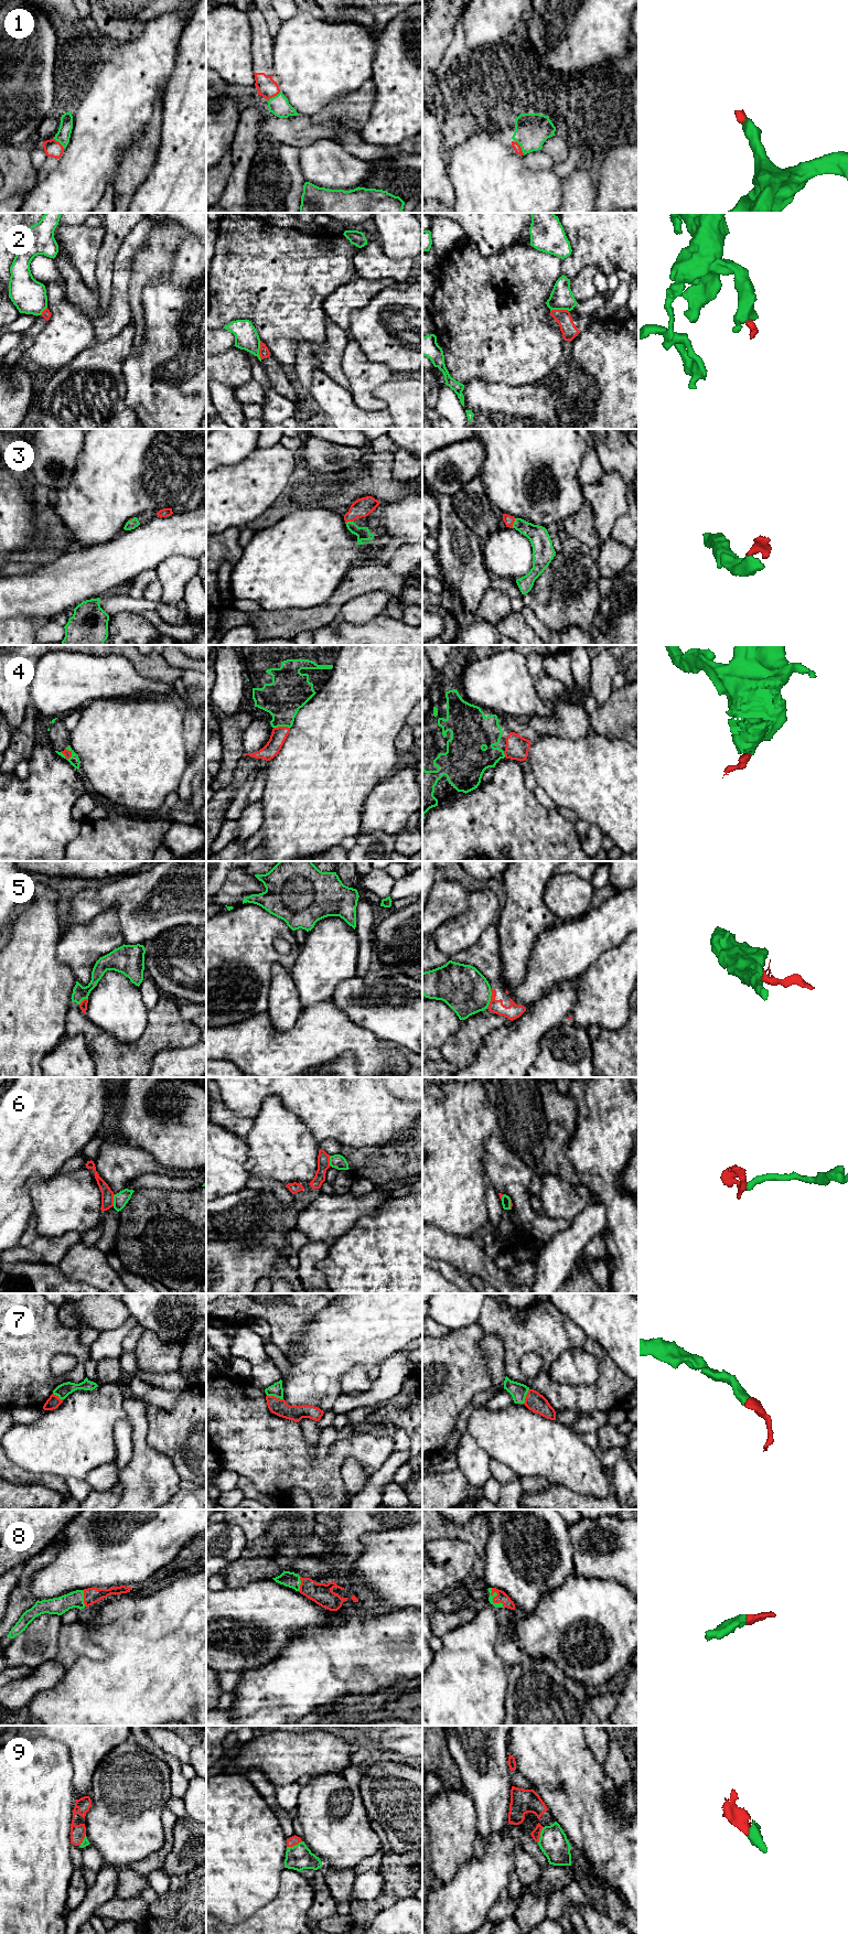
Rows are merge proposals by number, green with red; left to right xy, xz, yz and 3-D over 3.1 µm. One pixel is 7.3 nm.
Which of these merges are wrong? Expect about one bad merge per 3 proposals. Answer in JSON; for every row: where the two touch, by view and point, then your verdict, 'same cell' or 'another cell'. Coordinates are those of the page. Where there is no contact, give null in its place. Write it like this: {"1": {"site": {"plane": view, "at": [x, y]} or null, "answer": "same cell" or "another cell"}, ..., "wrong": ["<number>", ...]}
{"1": {"site": {"plane": "yz", "at": [521, 147]}, "answer": "same cell"}, "2": {"site": {"plane": "yz", "at": [559, 309]}, "answer": "another cell"}, "3": {"site": {"plane": "yz", "at": [514, 523]}, "answer": "same cell"}, "4": {"site": {"plane": "xz", "at": [281, 726]}, "answer": "same cell"}, "5": {"site": {"plane": "yz", "at": [490, 998]}, "answer": "another cell"}, "6": {"site": {"plane": "xy", "at": [114, 1200]}, "answer": "another cell"}, "7": {"site": {"plane": "xz", "at": [275, 1396]}, "answer": "same cell"}, "8": {"site": {"plane": "yz", "at": [492, 1600]}, "answer": "same cell"}, "9": {"site": {"plane": "xz", "at": [293, 1846]}, "answer": "same cell"}, "wrong": ["2", "5", "6"]}

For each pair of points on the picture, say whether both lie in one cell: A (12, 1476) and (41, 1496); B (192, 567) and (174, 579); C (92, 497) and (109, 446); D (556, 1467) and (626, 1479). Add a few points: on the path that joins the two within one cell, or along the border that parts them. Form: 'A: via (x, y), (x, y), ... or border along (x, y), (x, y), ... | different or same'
A: border along (11, 1482), (40, 1483), (49, 1487) | different
B: via (188, 568), (179, 575) | same
C: via (105, 484), (109, 480), (109, 459) | same
D: border along (612, 1484), (614, 1491) | different

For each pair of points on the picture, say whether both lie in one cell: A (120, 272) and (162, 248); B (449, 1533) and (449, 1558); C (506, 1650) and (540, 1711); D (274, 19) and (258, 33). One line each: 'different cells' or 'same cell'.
A: different cells
B: different cells
C: same cell
D: different cells

